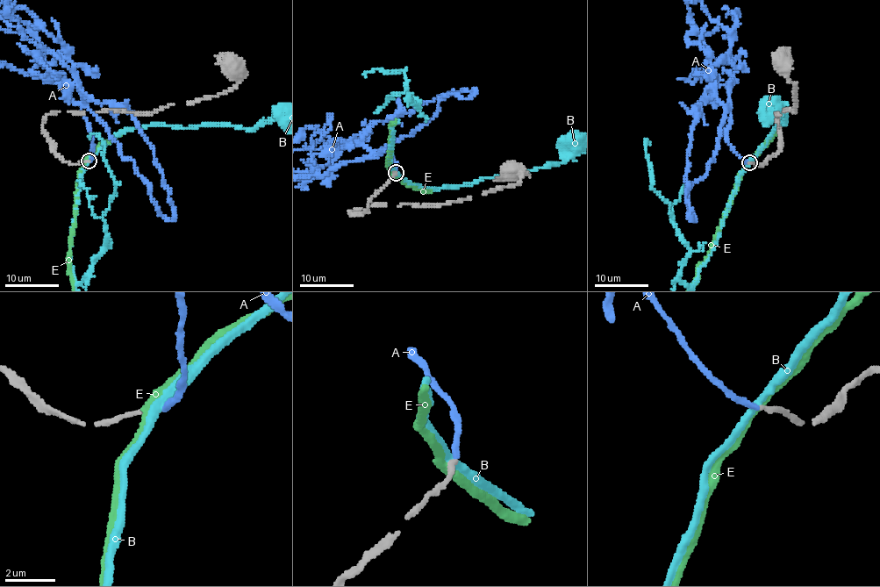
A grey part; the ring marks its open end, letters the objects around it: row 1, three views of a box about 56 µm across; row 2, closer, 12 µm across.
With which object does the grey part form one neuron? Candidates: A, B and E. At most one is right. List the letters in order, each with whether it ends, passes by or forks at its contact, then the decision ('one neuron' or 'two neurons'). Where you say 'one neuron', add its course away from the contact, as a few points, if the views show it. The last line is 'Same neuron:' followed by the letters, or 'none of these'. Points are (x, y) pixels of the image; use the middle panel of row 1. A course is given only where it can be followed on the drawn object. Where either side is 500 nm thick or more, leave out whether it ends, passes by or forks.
A: it ends | one neuron
B: it passes by | two neurons
E: it passes by | two neurons
Same neuron: A

